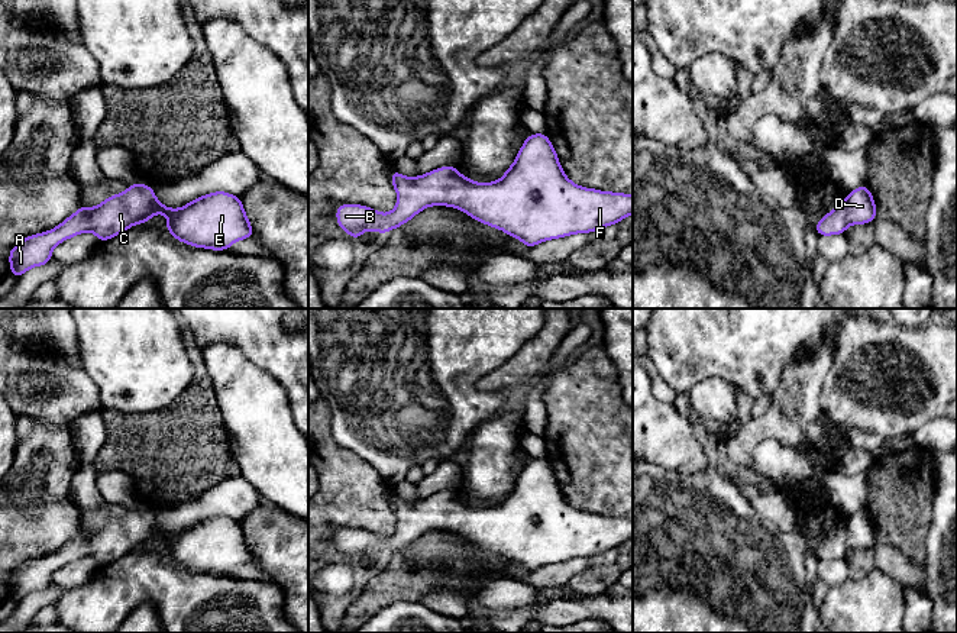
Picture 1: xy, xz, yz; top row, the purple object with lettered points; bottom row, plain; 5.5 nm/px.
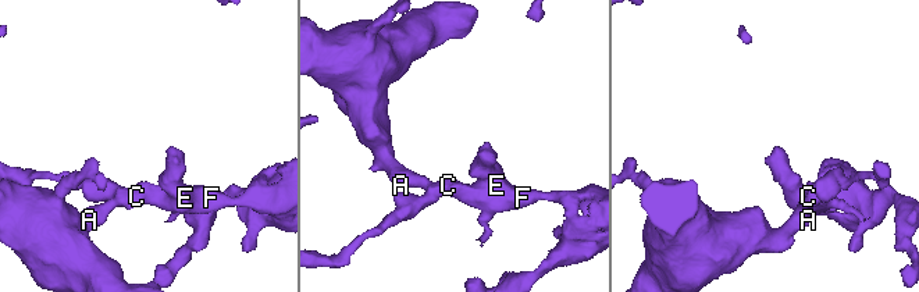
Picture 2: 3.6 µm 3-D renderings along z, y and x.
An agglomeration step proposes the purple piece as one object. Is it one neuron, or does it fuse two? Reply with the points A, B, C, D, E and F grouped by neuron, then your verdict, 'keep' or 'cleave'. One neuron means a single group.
A B C D E F | keep

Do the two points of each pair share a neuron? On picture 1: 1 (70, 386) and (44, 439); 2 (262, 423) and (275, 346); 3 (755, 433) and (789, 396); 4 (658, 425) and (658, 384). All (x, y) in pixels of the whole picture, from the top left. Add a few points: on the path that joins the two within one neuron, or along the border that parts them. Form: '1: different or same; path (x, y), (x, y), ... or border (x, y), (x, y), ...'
1: different; border (18, 416), (68, 426)
2: different; border (243, 354), (278, 383), (290, 403)
3: same; path (765, 425), (783, 406)
4: different; border (647, 372), (652, 393), (672, 403)

